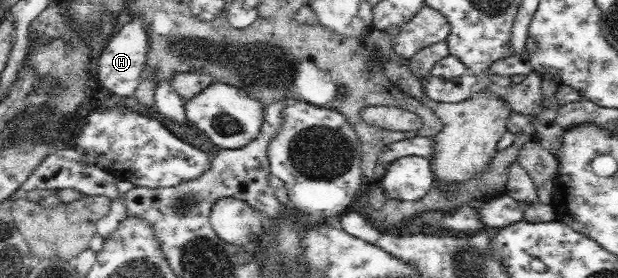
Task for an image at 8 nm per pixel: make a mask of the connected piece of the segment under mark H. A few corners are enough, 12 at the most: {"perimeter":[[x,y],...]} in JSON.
{"perimeter":[[142,19],[95,57],[99,83],[119,98],[141,82],[149,49]]}

